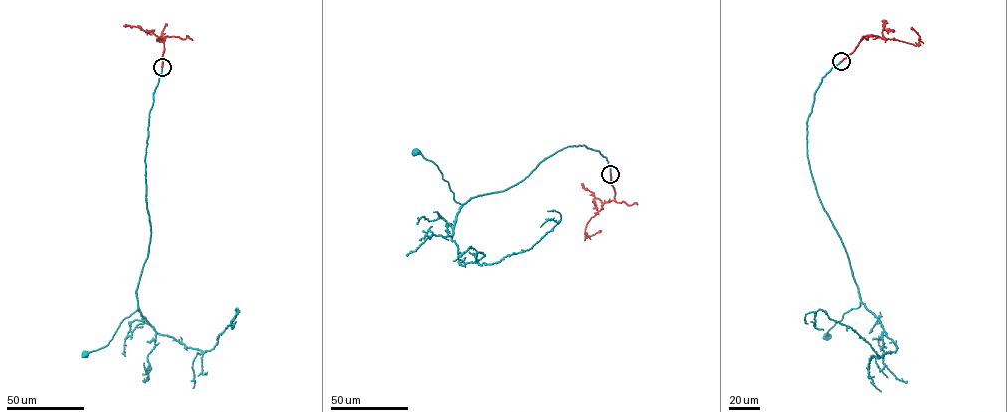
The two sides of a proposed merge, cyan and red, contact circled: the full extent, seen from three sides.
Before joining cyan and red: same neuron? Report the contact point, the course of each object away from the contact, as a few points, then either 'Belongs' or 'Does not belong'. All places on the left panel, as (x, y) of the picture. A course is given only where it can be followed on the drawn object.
Place: (162, 67). Course of cyan: (162, 67), (149, 111), (145, 159), (151, 232), (136, 292), (137, 309), (121, 321), (108, 344), (84, 354). Course of red: (162, 67), (167, 36), (156, 39), (161, 41), (167, 23). Belongs

